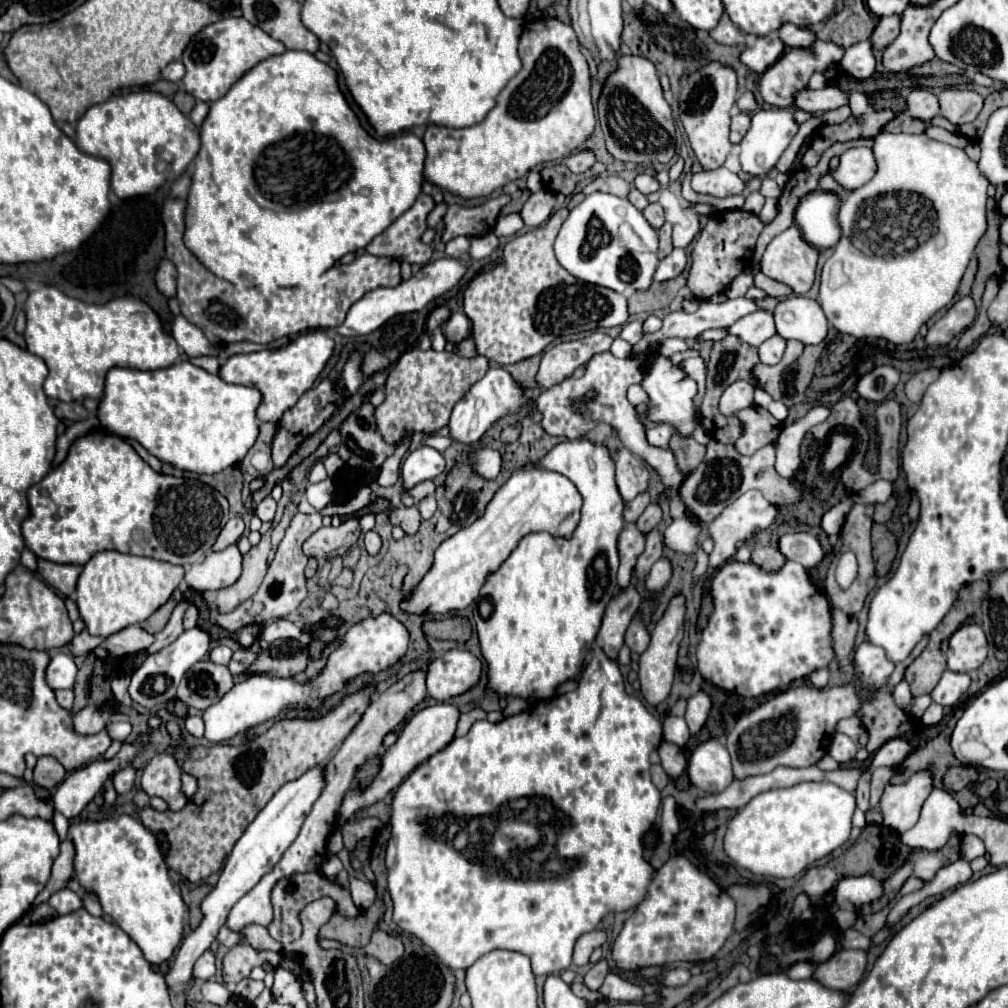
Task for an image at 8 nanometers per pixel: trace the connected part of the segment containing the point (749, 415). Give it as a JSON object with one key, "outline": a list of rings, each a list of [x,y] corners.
{"outline":[[[747,407],[745,411],[739,411],[737,417],[745,425],[745,435],[735,443],[735,449],[741,455],[753,455],[761,447],[775,443],[783,423],[777,421],[767,409],[763,407]]]}

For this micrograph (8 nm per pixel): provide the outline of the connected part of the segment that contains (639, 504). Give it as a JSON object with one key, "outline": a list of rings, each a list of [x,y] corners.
{"outline":[[[645,493],[645,495],[637,495],[637,499],[633,499],[633,501],[629,501],[629,503],[625,503],[625,523],[635,523],[639,517],[641,517],[641,513],[645,511],[645,507],[651,503],[651,497],[649,497],[649,493]]]}

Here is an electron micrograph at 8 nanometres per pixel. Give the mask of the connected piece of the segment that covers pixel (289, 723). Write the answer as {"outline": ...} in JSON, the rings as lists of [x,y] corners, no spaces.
{"outline":[[[367,685],[341,699],[337,707],[319,717],[277,719],[271,729],[249,743],[239,745],[213,745],[197,747],[191,751],[183,769],[197,777],[199,791],[177,813],[161,813],[145,819],[151,833],[165,837],[169,849],[165,851],[167,865],[185,875],[189,881],[199,883],[223,867],[225,857],[245,833],[247,825],[271,801],[281,785],[301,777],[309,767],[327,763],[335,749],[347,739],[353,727],[361,721],[365,709],[375,695],[375,685]]]}

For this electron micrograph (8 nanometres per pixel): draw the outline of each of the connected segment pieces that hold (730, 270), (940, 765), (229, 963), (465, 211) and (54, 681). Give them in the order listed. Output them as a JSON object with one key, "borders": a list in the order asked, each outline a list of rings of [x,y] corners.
{"borders":[[[[743,209],[717,211],[709,215],[709,223],[703,227],[691,253],[691,271],[689,271],[687,287],[697,297],[711,297],[715,293],[723,293],[727,285],[733,281],[733,277],[737,277],[741,271],[751,267],[755,241],[761,231],[763,231],[763,221],[759,219],[759,215]]],[[[941,733],[935,739],[927,741],[925,747],[913,751],[897,769],[895,775],[891,779],[891,783],[905,783],[913,773],[917,773],[919,769],[931,769],[933,777],[935,777],[935,787],[943,787],[943,775],[951,765],[959,765],[957,757],[953,755],[951,743],[949,743],[949,735]]],[[[247,943],[235,945],[229,949],[229,953],[223,957],[223,981],[227,985],[235,985],[241,979],[249,977],[251,969],[257,965],[271,965],[277,967],[281,963],[283,955],[273,951],[253,951]]],[[[501,195],[495,199],[485,201],[477,207],[463,207],[463,205],[451,205],[443,217],[445,231],[443,241],[449,243],[451,239],[465,235],[465,237],[481,237],[485,233],[491,233],[495,229],[499,211],[505,203],[509,203],[509,195]]],[[[57,653],[53,655],[47,671],[47,683],[53,689],[73,689],[77,679],[77,665],[73,661],[73,655]]]]}

